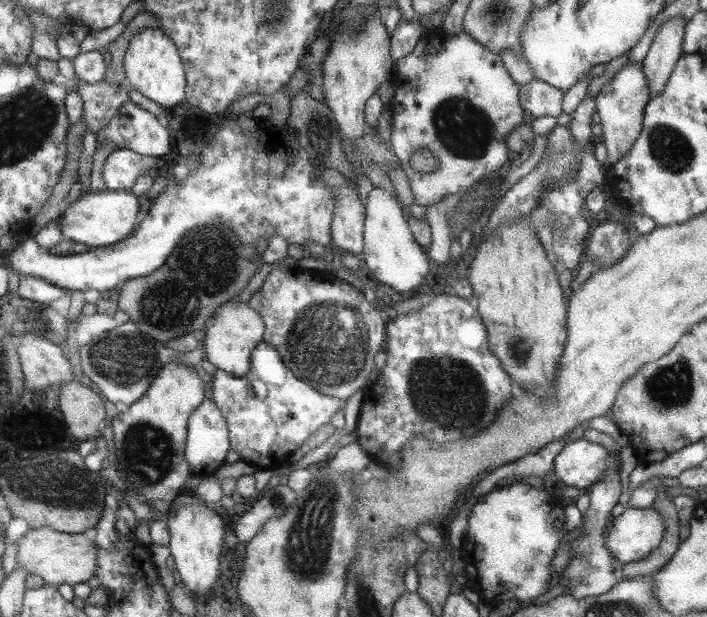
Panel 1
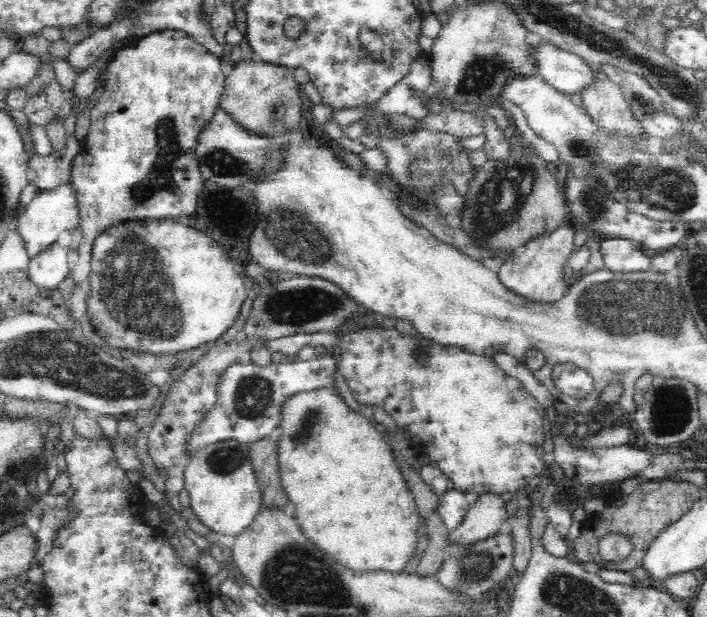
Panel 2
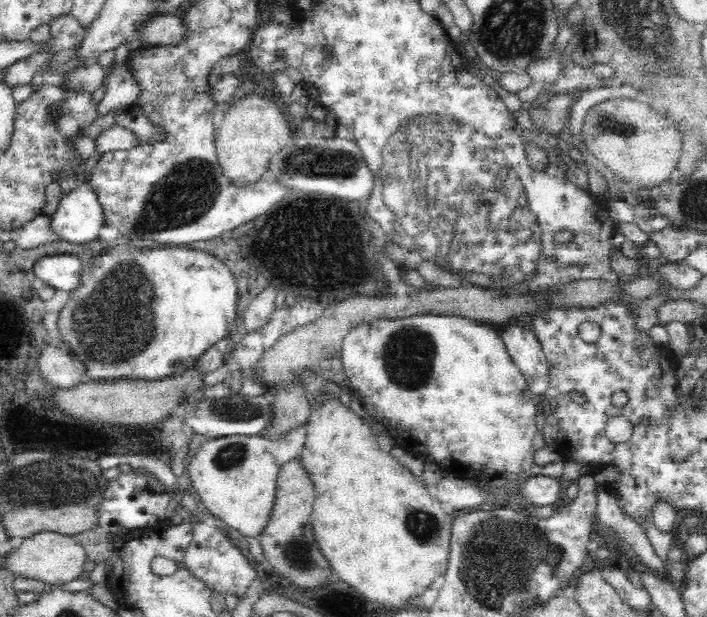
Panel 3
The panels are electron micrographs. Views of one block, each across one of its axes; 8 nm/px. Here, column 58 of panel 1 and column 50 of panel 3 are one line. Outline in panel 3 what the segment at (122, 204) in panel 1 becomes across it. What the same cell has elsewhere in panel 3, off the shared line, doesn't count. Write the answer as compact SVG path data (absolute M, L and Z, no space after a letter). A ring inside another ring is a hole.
M84 184L62 196L50 223L66 242L98 244L98 232L106 225L106 215L94 190Z

